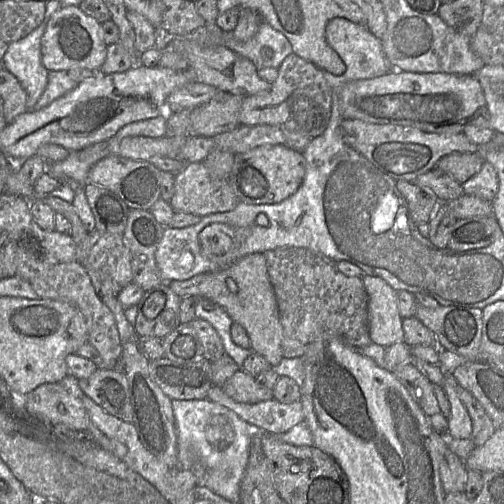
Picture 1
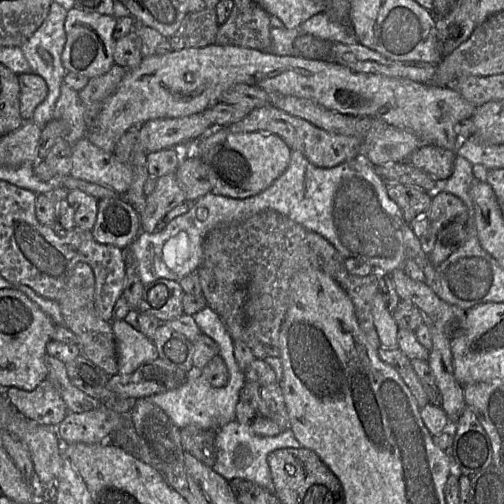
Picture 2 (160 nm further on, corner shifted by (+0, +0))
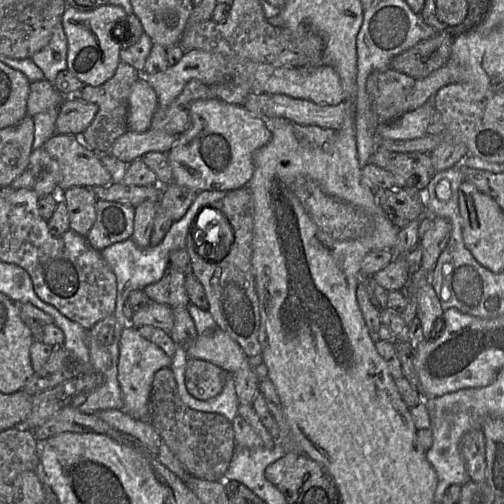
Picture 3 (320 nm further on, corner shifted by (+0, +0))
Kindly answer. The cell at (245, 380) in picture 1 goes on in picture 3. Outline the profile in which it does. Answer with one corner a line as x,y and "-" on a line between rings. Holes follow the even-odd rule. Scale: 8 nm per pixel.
189,358
185,370
186,388
196,399
209,400
222,392
230,374
211,362

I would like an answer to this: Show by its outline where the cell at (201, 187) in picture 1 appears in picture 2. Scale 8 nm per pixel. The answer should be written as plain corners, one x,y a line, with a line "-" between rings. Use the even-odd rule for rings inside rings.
175,173
156,179
154,191
146,196
146,207
140,216
141,232
155,232
157,223
173,208
187,201

